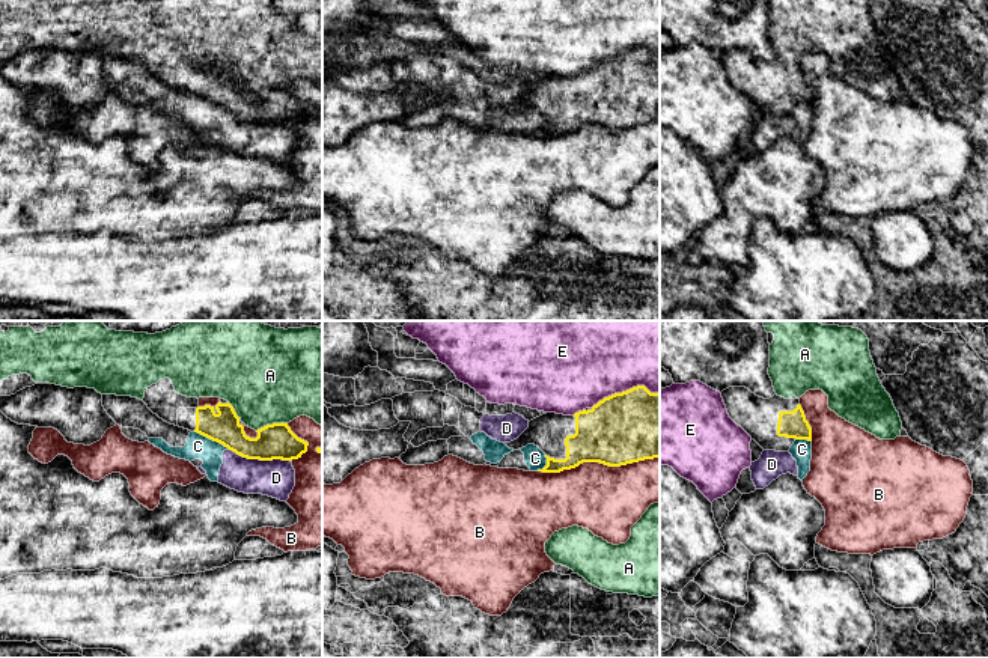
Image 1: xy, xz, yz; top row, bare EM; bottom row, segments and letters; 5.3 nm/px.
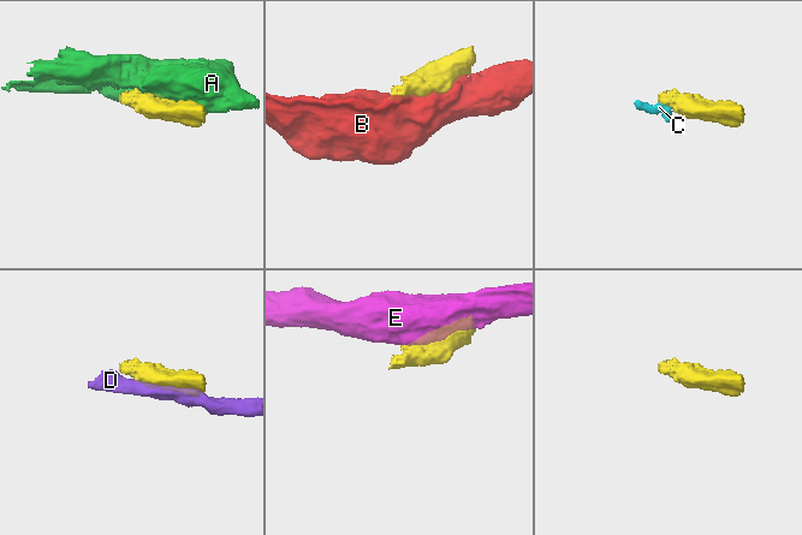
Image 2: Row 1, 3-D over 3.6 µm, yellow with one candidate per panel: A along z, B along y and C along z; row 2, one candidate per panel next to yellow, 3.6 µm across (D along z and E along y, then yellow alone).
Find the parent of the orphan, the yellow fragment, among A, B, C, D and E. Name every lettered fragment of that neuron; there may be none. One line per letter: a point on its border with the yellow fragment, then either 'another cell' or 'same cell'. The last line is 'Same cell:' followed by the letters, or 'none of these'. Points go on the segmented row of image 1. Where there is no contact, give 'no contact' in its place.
A: contact xy (273, 423); same cell
B: contact xz (598, 461); another cell
C: contact xy (211, 438); another cell
D: contact xy (259, 459); another cell
E: contact xz (624, 392); another cell
Same cell: A

